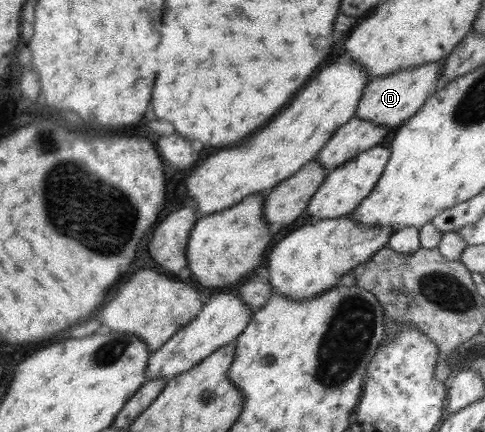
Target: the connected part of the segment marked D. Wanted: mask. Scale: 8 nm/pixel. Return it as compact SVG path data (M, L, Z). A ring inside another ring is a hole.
M441 60L371 78L358 102L355 116L372 124L388 127L388 130L402 126L420 109L421 105L424 105L427 100L426 95L438 85L442 68Z

